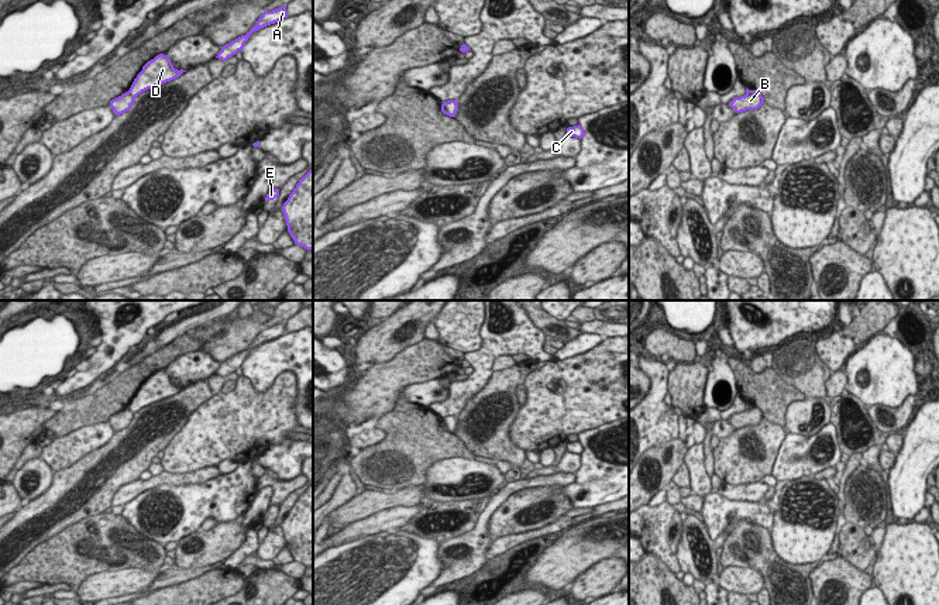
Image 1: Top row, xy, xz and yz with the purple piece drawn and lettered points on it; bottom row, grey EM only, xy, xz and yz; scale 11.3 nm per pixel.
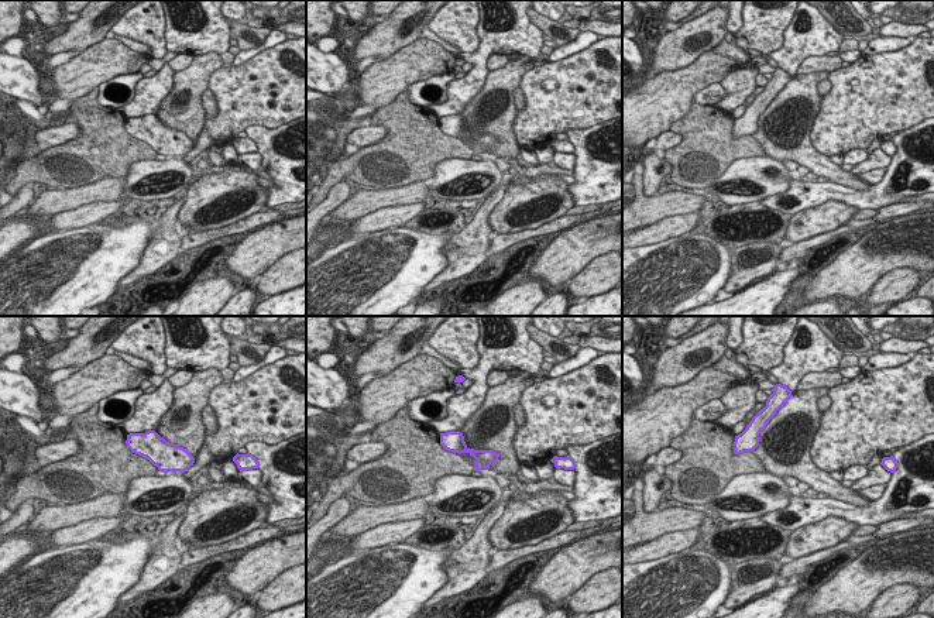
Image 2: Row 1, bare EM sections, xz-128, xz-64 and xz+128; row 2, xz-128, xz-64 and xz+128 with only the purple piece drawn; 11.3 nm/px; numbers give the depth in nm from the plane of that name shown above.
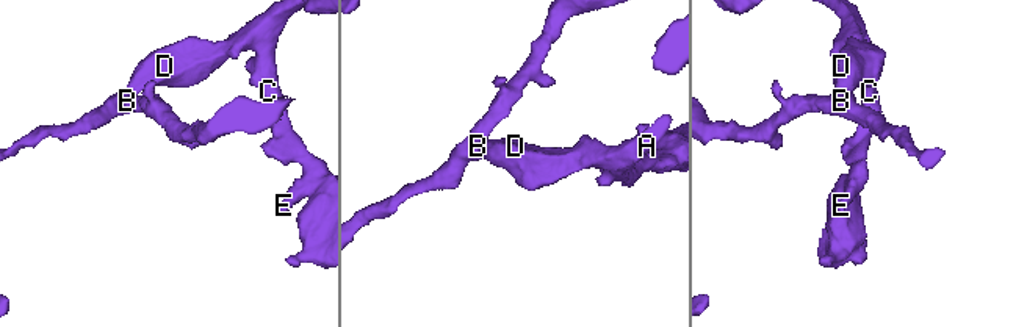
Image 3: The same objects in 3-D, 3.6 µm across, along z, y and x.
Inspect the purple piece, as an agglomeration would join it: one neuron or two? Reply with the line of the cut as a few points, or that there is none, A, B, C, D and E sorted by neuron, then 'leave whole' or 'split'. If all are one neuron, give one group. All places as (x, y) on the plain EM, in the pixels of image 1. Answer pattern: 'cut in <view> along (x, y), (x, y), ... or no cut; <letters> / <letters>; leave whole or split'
cut in xy along (129, 406), (136, 412); A C D E / B; split

